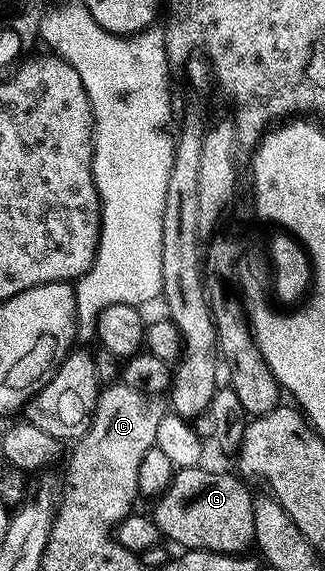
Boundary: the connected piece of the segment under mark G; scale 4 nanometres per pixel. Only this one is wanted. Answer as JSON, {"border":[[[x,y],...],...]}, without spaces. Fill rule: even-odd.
{"border":[[[204,465],[177,470],[168,488],[156,495],[151,517],[162,539],[170,538],[185,550],[210,550],[220,554],[245,554],[254,545],[254,495],[249,495],[246,483],[231,474],[216,474],[204,470]]]}

